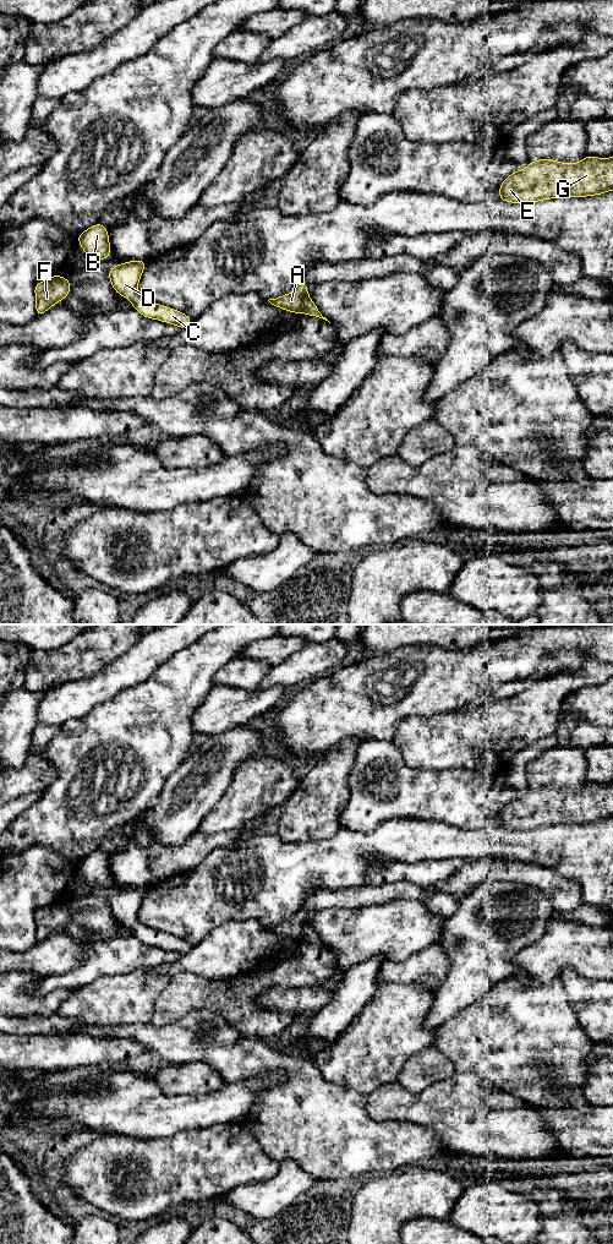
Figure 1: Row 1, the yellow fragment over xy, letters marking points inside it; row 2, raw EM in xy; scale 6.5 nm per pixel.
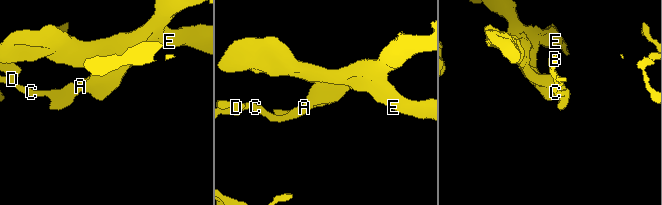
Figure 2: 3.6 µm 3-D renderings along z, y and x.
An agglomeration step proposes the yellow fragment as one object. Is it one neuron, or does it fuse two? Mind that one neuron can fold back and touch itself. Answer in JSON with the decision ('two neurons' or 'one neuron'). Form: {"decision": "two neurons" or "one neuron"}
{"decision": "two neurons"}

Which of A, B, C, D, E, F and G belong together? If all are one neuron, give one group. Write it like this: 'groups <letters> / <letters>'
groups A B C D F / E G

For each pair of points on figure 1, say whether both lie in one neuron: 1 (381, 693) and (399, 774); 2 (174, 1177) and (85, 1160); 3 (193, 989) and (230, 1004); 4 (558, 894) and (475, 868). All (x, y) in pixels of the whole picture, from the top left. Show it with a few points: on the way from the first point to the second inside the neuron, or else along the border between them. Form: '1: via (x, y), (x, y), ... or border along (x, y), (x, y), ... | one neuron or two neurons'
1: border along (390, 740), (368, 741) | two neurons
2: via (152, 1176), (135, 1176), (130, 1171), (107, 1168) | one neuron
3: via (202, 993), (222, 996) | one neuron
4: via (537, 877), (514, 871), (496, 871) | one neuron

